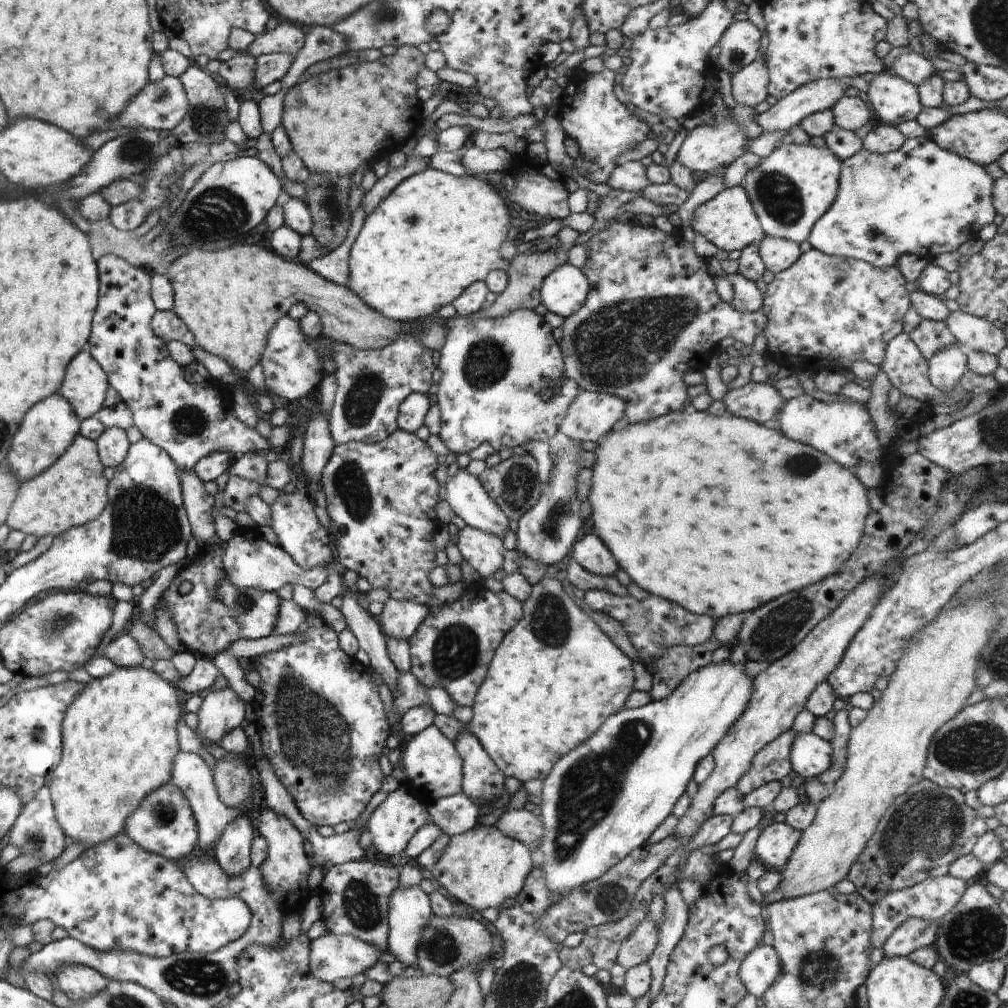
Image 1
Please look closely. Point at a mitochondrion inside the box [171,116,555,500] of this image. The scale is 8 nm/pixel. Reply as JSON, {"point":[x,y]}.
{"point":[486,361]}

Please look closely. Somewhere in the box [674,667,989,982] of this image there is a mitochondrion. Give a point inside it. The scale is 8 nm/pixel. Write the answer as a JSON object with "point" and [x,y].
{"point":[927,823]}

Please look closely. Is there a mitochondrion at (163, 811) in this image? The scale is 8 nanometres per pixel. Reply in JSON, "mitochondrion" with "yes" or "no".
{"mitochondrion":"yes"}

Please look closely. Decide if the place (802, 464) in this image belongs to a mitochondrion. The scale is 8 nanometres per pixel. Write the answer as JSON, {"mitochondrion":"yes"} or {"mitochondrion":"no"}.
{"mitochondrion":"yes"}

